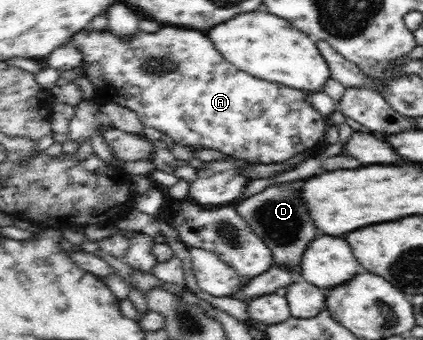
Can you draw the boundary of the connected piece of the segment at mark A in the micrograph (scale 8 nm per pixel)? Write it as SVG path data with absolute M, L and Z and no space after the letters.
M161 26L157 32L135 32L127 37L127 35L114 34L108 28L106 30L79 30L75 35L70 36L70 42L67 42L75 47L79 52L82 52L82 67L79 68L82 76L93 85L96 95L91 101L101 105L104 104L118 104L123 108L128 108L131 112L137 115L143 126L153 128L153 130L161 132L167 138L171 138L174 144L179 146L187 146L192 148L194 152L197 150L215 150L217 152L225 153L232 158L242 160L246 164L279 164L287 162L291 158L295 158L297 154L301 154L307 148L317 147L325 134L327 133L328 122L307 98L314 94L311 89L287 88L283 84L275 84L275 82L267 82L267 80L259 80L251 74L241 72L239 68L235 68L233 64L229 64L227 60L223 60L220 52L215 50L215 46L211 44L211 40L203 34L203 32L195 32L191 28L175 28L175 26Z

